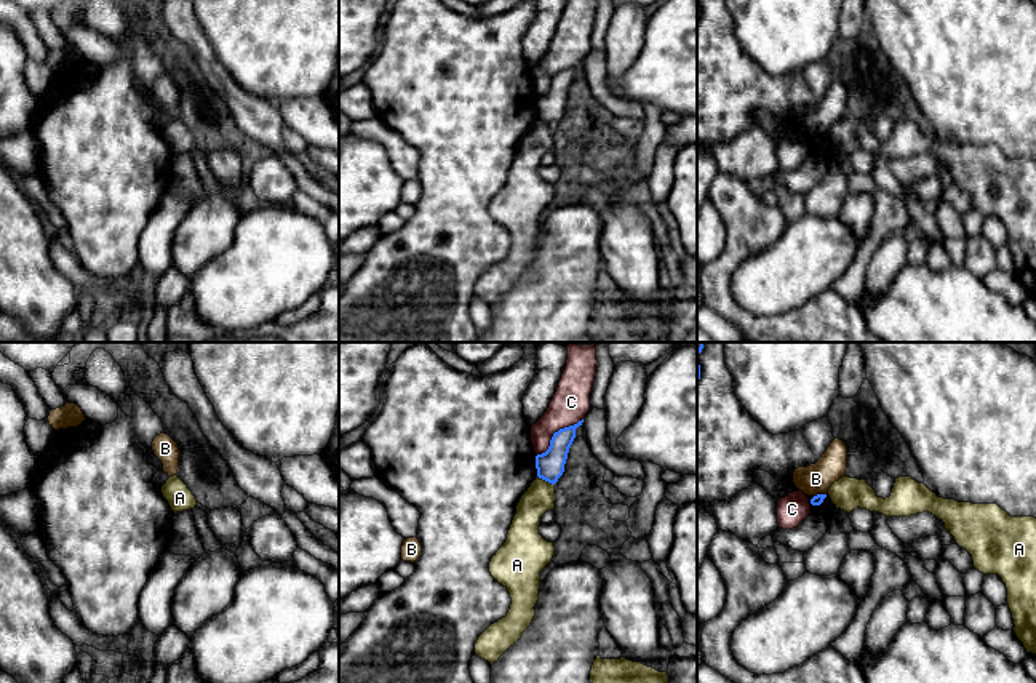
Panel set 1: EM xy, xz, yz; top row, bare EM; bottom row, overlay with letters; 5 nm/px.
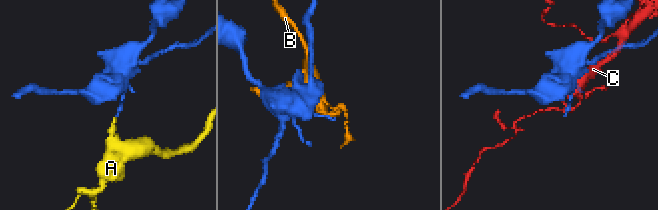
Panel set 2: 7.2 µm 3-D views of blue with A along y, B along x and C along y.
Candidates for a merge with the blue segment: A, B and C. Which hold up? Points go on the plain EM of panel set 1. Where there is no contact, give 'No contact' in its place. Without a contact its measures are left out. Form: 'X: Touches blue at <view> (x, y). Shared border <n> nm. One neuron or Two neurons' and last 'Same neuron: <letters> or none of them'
A: Touches blue at xz (545, 122). Shared border 100 nm. Two neurons
B: Touches blue at yz (819, 136). Shared border 70 nm. Two neurons
C: Touches blue at xz (555, 74). Shared border 300 nm. Two neurons
Same neuron: none of them

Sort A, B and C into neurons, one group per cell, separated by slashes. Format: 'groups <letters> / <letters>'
groups A / B / C

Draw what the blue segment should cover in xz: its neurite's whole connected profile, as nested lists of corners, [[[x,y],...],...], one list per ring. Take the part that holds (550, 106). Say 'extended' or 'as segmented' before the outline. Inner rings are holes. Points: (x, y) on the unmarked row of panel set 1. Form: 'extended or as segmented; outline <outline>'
as segmented; outline [[[584,61],[574,67],[560,70],[553,75],[550,88],[545,94],[536,98],[537,118],[555,126],[564,114],[569,90],[576,80],[576,70]]]

